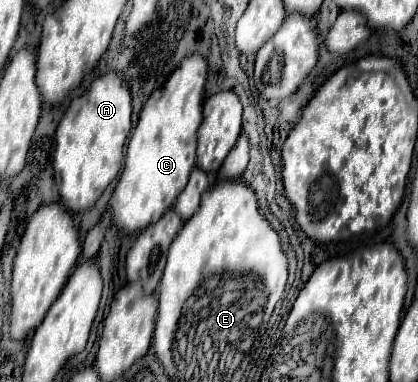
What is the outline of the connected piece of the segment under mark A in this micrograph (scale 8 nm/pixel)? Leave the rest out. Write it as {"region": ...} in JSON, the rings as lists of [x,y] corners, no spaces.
{"region":[[[106,71],[96,77],[88,91],[78,99],[72,99],[58,129],[56,129],[56,151],[54,151],[54,181],[62,205],[72,213],[90,209],[104,189],[122,171],[124,143],[132,129],[132,103],[130,91],[116,71]]]}

